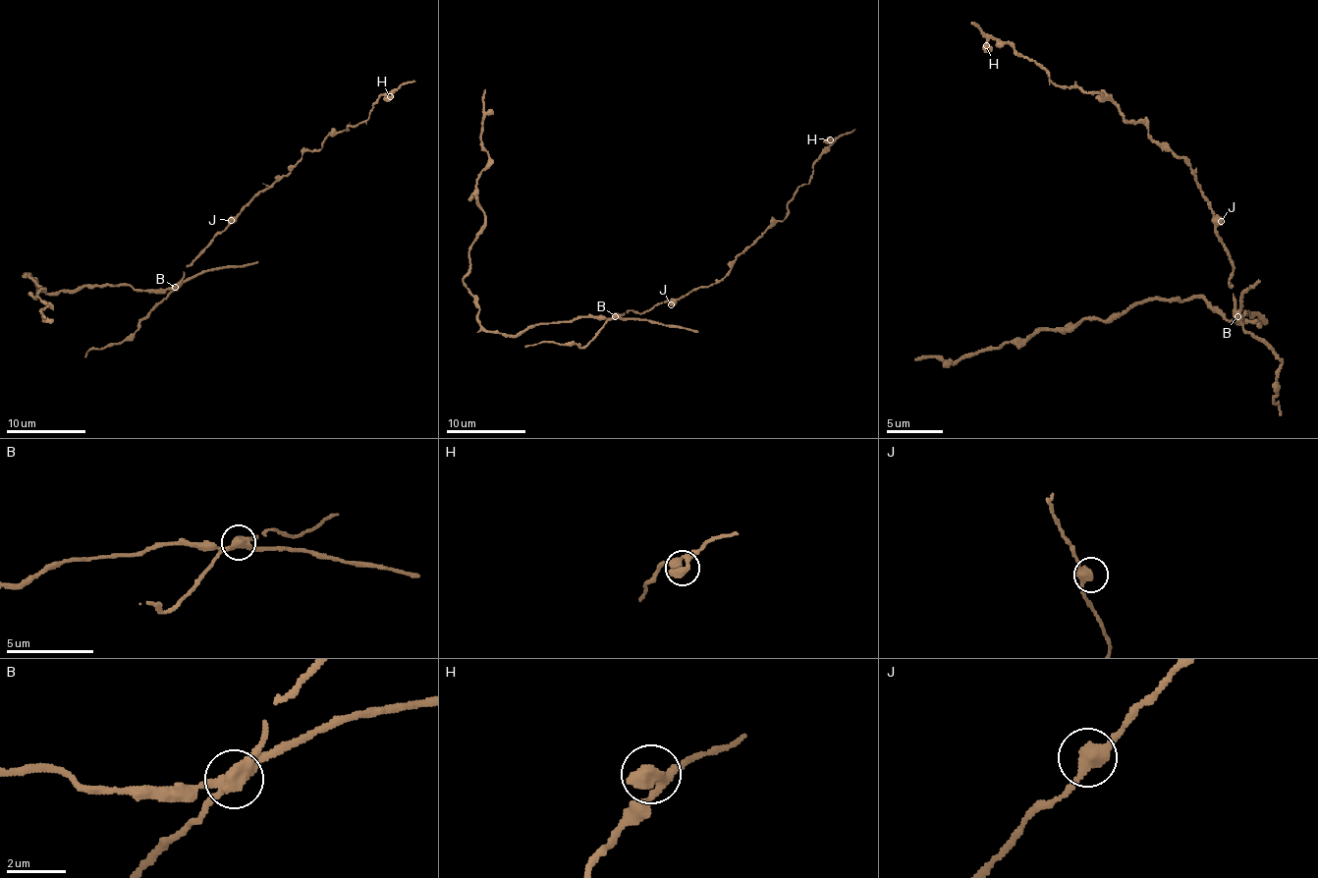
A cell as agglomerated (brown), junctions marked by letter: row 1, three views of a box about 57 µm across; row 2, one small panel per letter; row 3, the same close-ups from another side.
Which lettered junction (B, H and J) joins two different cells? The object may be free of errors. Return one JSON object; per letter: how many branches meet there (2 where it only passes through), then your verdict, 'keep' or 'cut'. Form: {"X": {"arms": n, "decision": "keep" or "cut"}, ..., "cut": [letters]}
{"B": {"arms": 4, "decision": "cut"}, "H": {"arms": 2, "decision": "keep"}, "J": {"arms": 2, "decision": "keep"}, "cut": ["B"]}

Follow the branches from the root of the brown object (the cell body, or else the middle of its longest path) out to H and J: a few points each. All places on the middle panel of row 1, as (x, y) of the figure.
H: (611, 318), (650, 310), (720, 281), (741, 252), (784, 219), (788, 201), (809, 182), (830, 139)
J: (611, 318), (629, 310), (644, 312), (667, 301), (671, 304)

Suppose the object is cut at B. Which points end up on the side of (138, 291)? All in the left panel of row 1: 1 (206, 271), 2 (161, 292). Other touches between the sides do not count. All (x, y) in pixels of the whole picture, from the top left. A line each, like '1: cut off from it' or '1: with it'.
1: with it
2: with it

